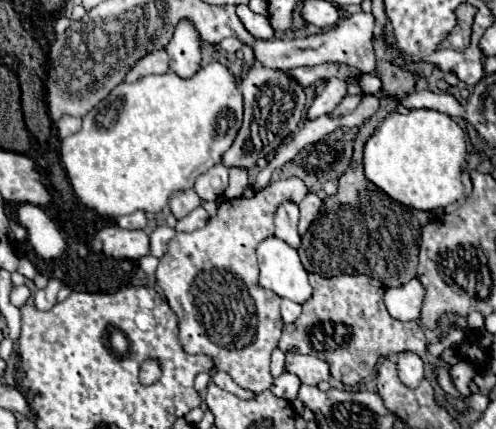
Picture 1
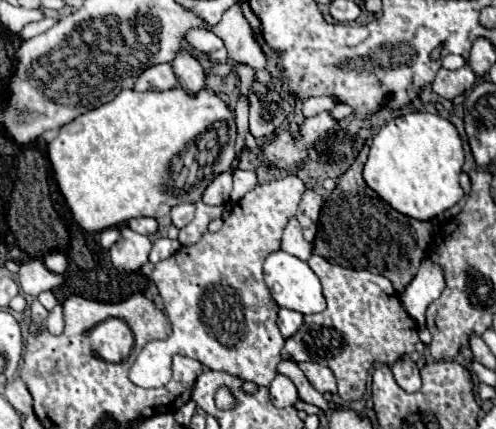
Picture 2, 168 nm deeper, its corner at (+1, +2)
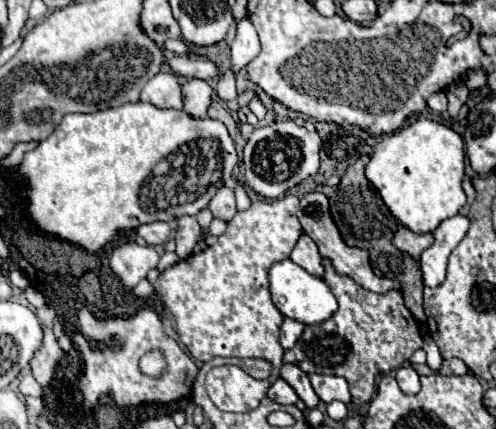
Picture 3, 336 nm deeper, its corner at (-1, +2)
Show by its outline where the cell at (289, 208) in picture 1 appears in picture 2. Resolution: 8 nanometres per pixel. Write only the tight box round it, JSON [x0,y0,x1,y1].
[281,218,311,260]

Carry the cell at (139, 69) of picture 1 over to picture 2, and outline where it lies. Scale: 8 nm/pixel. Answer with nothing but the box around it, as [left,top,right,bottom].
[135,64,177,90]

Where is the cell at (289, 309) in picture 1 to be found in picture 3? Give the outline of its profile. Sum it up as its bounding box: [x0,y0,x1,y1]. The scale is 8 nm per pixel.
[279,320,303,350]

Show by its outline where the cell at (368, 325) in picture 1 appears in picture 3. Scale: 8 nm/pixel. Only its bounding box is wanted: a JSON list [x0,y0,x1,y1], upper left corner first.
[283,262,423,404]

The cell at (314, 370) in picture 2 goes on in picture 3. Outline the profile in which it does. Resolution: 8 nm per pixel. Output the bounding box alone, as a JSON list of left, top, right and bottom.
[311,374,351,404]

